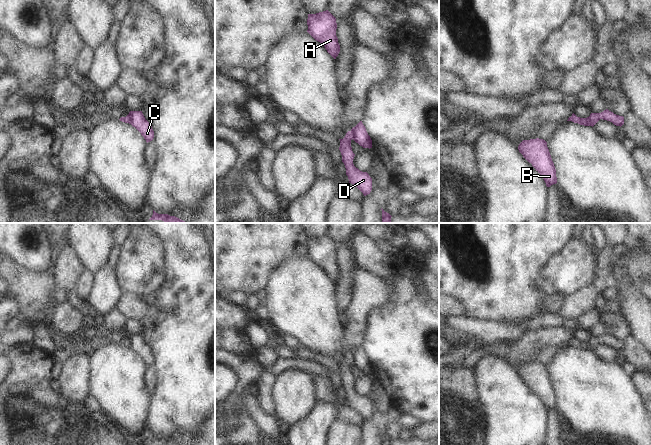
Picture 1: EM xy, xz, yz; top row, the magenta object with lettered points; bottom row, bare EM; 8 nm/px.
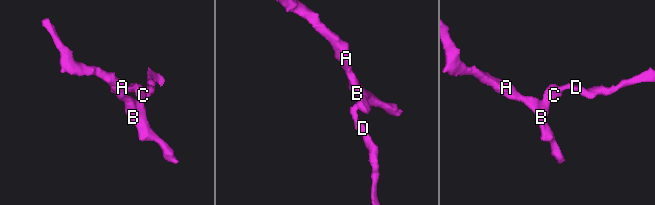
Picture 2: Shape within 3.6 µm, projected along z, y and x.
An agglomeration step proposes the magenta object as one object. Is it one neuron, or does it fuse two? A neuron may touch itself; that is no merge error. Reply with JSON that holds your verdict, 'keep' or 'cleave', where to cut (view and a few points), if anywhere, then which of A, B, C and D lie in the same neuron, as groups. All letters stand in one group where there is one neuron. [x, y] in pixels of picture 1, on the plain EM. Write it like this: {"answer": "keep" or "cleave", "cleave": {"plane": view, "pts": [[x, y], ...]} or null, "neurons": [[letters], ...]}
{"answer": "cleave", "cleave": {"plane": "xz", "pts": [[351, 354], [352, 362]]}, "neurons": [["A", "B", "C"], ["D"]]}

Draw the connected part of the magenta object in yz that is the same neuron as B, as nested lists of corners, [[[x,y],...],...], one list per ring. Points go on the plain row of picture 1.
[[[539,362],[523,364],[518,374],[543,401],[547,411],[557,407],[556,393],[545,364]]]

